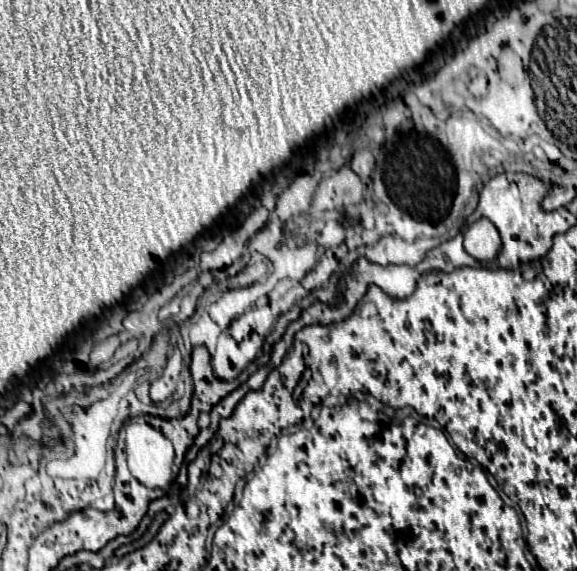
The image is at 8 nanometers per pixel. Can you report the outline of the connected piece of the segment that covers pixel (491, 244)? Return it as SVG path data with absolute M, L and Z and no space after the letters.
M488 219L476 221L464 233L464 249L478 261L492 261L500 251L500 235Z

